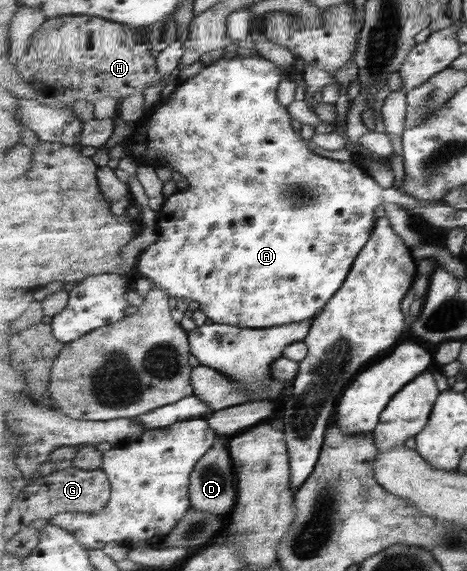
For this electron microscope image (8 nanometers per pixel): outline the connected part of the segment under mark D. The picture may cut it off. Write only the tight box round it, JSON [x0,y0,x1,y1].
[191,445,237,516]

